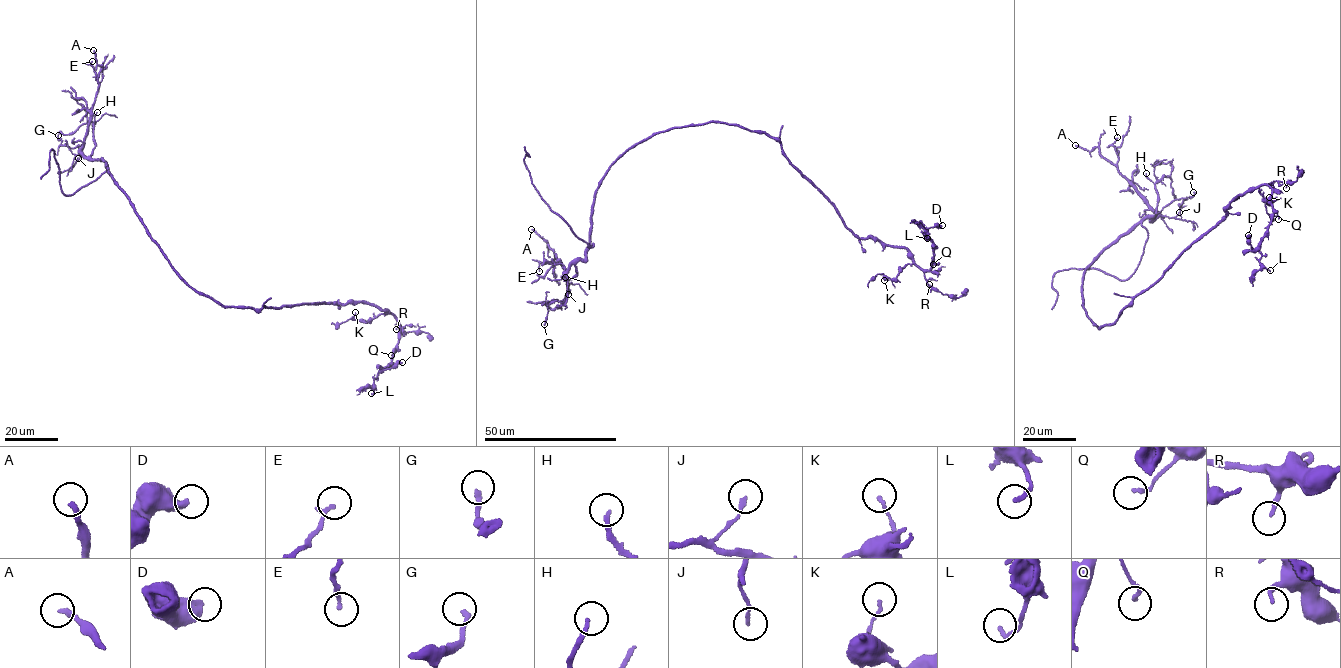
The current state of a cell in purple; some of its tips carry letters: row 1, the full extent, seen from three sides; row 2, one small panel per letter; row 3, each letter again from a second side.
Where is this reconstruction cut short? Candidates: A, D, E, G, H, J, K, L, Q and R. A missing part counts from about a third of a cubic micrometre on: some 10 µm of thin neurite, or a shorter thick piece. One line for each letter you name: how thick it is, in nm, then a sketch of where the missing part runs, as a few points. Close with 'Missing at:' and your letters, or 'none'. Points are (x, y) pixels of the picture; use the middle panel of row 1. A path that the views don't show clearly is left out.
Missing at: none

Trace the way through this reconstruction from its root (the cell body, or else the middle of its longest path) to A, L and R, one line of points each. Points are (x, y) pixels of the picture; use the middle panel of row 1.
A: (712, 122), (653, 135), (615, 162), (596, 190), (586, 257), (579, 258), (566, 271), (552, 249), (531, 229)
L: (712, 122), (777, 138), (854, 234), (905, 248), (928, 271), (935, 248), (927, 238)
R: (712, 122), (777, 138), (793, 165), (834, 204), (848, 228), (859, 238), (905, 248), (929, 284)

